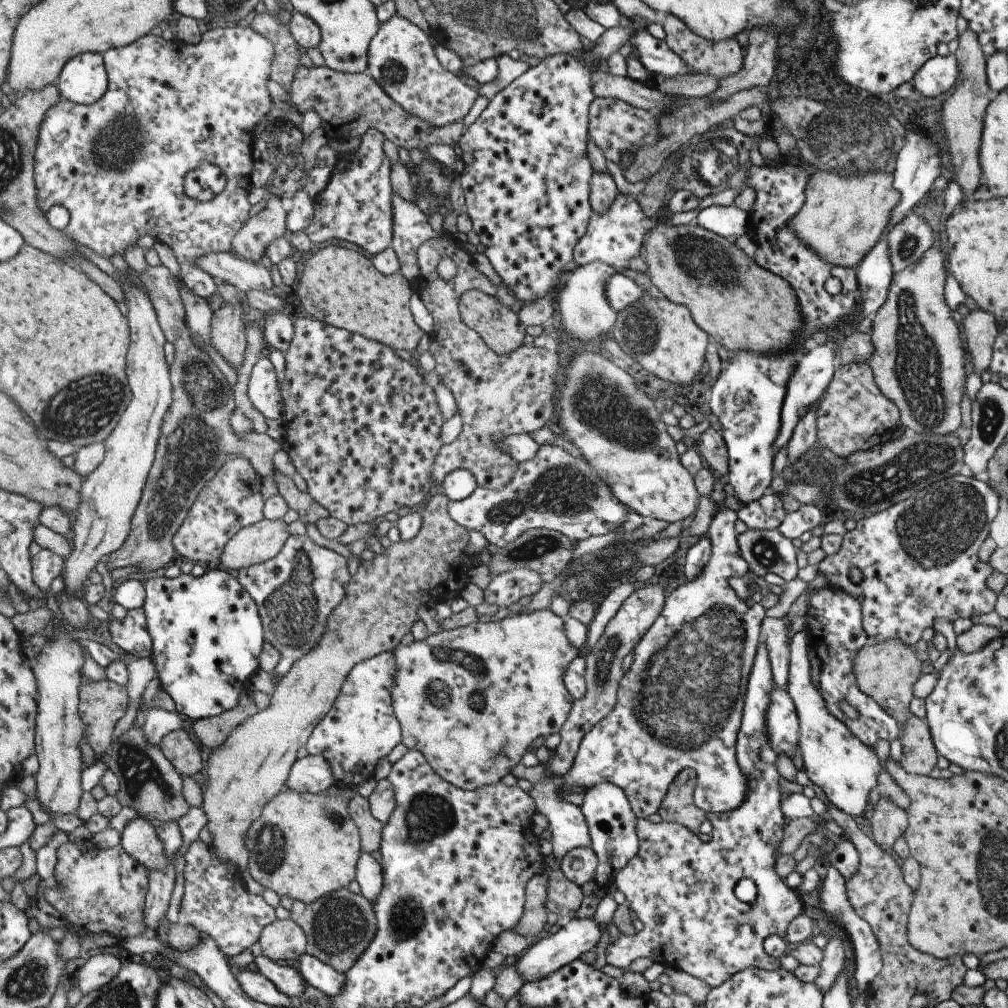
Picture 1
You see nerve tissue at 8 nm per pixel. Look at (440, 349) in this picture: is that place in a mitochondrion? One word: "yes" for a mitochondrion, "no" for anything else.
no

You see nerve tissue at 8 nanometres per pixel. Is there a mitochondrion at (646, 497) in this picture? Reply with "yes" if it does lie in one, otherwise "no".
no

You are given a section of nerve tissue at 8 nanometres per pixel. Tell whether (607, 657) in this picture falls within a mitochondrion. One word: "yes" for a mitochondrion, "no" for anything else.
yes

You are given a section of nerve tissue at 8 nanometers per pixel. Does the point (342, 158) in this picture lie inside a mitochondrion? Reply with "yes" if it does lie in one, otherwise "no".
no

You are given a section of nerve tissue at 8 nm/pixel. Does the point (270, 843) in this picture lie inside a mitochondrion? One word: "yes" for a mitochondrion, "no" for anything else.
yes

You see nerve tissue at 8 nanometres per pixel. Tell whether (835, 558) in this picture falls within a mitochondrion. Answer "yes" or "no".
no

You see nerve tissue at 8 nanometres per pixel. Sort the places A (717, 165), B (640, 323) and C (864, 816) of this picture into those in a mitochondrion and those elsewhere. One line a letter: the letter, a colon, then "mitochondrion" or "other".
A: mitochondrion
B: mitochondrion
C: other

